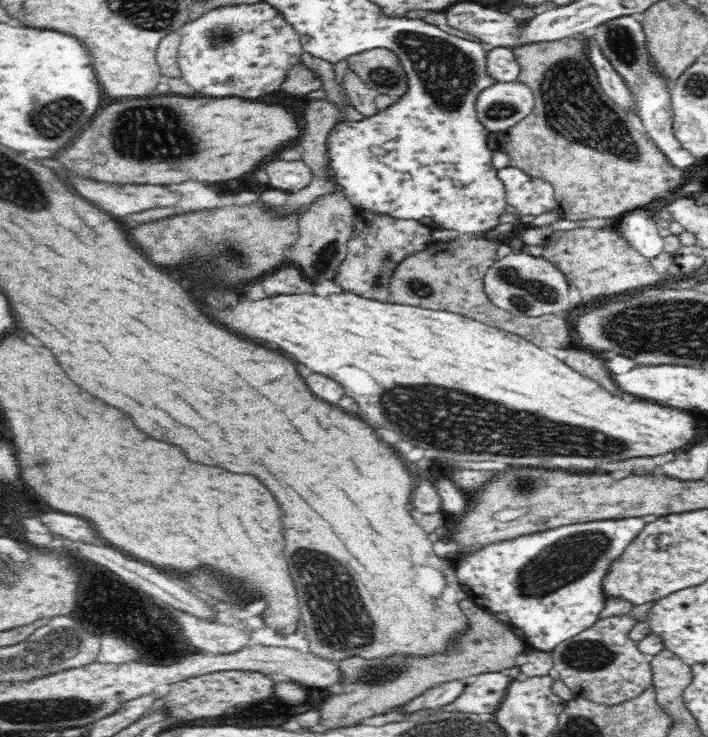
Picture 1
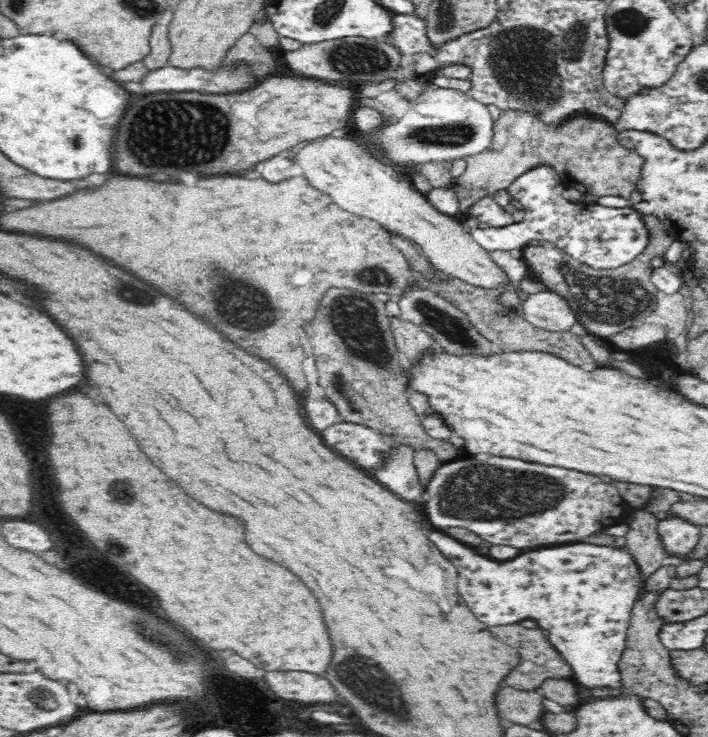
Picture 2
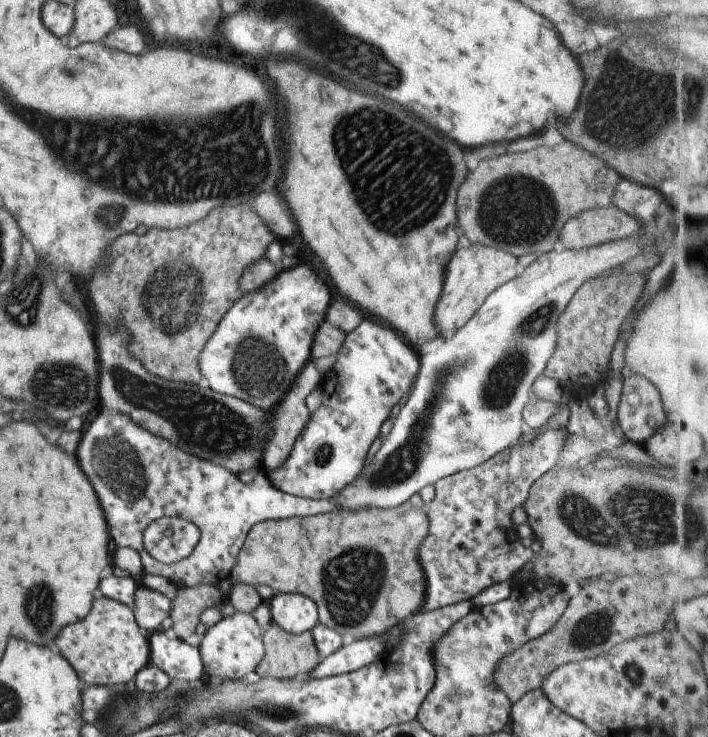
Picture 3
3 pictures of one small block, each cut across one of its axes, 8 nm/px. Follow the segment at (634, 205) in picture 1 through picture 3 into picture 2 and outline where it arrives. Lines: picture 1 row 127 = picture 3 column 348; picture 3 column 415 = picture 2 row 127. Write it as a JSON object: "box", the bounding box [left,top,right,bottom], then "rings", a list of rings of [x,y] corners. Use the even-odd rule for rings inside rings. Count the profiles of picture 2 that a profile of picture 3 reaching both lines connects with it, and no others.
{"box":[449,111,643,216],"rings":[[[509,111],[501,114],[493,126],[493,133],[489,148],[481,154],[466,157],[463,175],[451,180],[449,189],[456,195],[460,215],[470,216],[469,211],[478,199],[492,197],[498,190],[507,189],[526,170],[543,162],[558,171],[566,186],[600,197],[628,199],[641,175],[643,158],[620,146],[616,142],[618,132],[606,121],[573,117],[554,128],[526,112]]]}

